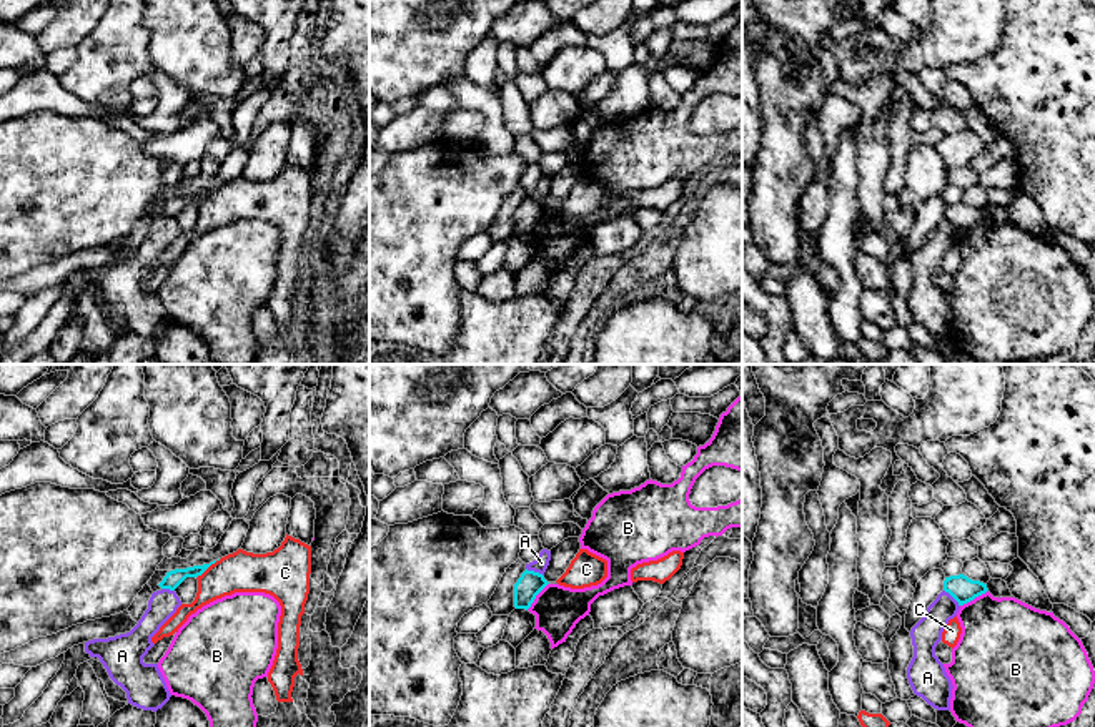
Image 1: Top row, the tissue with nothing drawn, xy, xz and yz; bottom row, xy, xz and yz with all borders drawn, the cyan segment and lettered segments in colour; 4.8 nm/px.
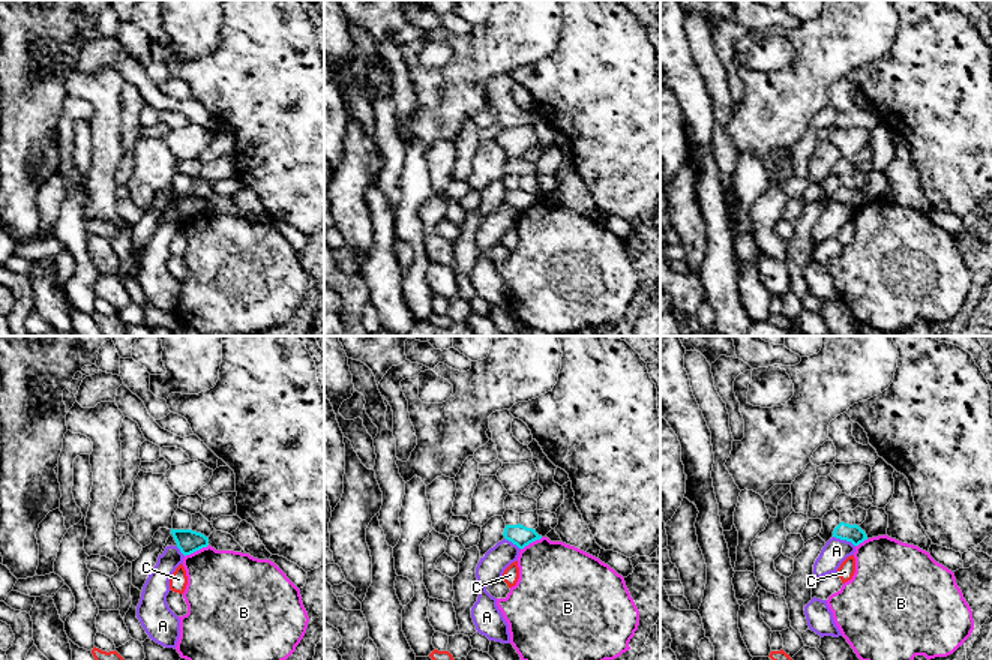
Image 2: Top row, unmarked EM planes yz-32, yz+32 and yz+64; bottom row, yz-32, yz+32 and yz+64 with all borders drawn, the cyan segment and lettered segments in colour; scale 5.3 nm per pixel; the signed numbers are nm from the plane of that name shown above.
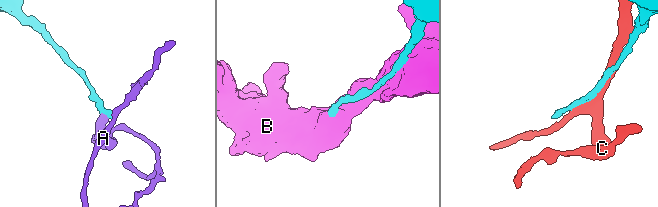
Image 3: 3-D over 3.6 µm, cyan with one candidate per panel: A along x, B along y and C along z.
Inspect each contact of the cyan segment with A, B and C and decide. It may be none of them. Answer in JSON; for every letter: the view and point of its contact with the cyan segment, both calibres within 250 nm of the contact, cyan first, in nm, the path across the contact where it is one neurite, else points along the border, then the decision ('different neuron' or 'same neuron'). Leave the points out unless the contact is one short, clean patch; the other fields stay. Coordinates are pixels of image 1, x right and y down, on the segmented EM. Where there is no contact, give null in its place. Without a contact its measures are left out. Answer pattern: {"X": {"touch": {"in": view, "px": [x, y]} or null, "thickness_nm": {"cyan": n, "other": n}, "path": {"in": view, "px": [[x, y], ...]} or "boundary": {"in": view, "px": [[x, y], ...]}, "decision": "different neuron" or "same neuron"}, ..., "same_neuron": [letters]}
{"A": {"touch": {"in": "xz", "px": [533, 571]}, "thickness_nm": {"cyan": 120, "other": 70}, "boundary": {"in": "xz", "px": [[526, 568], [543, 576]]}, "decision": "different neuron"}, "B": {"touch": {"in": "yz", "px": [974, 598]}, "thickness_nm": {"cyan": 120, "other": 400}, "decision": "different neuron"}, "C": {"touch": {"in": "xy", "px": [208, 566]}, "thickness_nm": {"cyan": 80, "other": 200}, "decision": "different neuron"}, "same_neuron": []}

